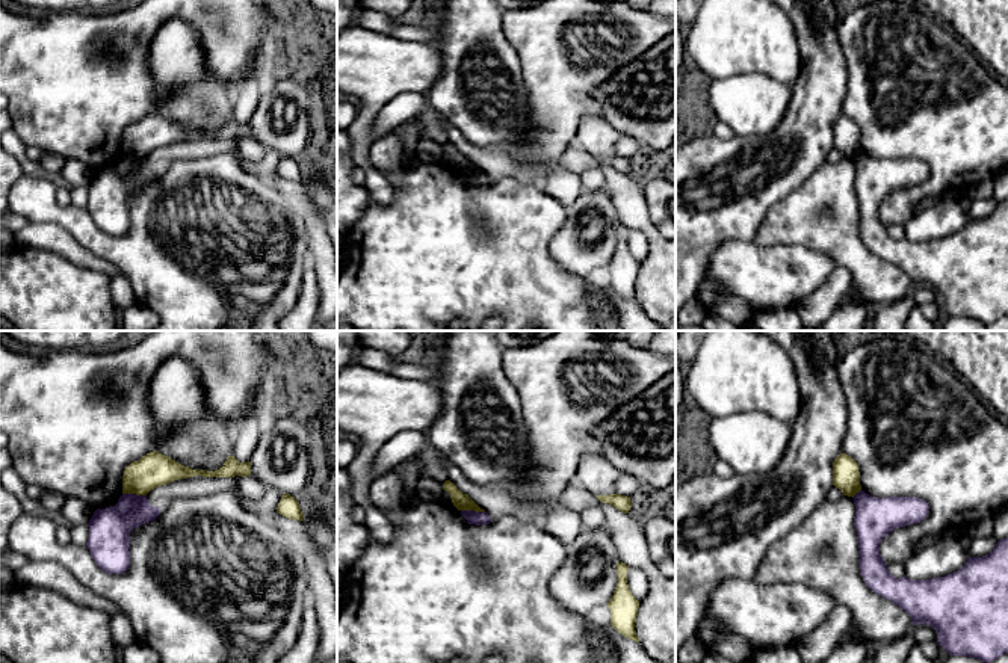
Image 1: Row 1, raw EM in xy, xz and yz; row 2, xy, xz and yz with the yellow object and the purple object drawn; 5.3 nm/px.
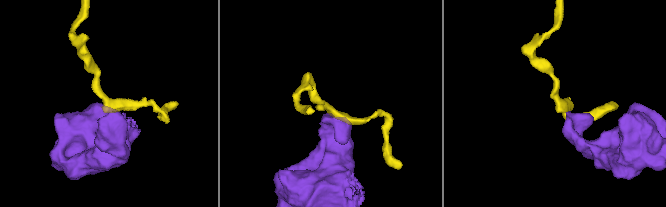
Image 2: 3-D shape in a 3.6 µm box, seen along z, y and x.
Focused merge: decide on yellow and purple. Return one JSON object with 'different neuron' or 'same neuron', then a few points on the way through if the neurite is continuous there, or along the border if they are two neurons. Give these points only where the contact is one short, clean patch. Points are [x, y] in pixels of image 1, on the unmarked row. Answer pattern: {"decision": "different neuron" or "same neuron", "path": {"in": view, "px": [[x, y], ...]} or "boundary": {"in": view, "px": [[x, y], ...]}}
{"decision": "different neuron", "boundary": {"in": "xy", "px": [[123, 154], [145, 157]]}}

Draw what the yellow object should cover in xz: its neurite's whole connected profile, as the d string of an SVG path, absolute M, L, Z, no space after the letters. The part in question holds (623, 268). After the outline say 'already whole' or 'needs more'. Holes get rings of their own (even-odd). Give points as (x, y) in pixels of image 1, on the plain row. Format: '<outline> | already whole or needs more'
M623 224L617 225L618 245L611 258L608 269L611 272L611 287L624 299L636 302L635 284L638 278L639 263L632 257L627 246L629 228Z | already whole

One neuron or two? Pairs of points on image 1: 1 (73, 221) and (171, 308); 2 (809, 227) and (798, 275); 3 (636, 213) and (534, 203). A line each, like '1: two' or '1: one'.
1: one
2: two
3: two

